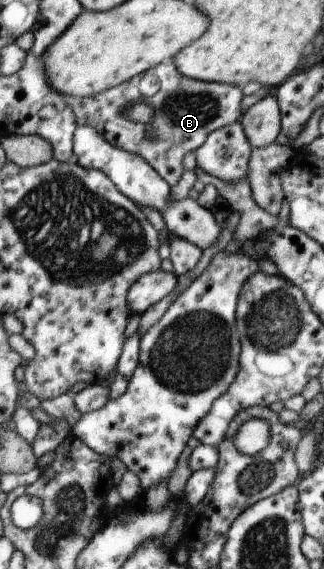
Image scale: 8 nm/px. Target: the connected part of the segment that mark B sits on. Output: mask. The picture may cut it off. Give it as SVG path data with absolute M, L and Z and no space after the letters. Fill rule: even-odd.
M165 60L103 93L80 99L64 97L63 102L71 108L76 126L88 125L106 143L138 154L166 185L172 187L182 175L181 159L186 153L199 149L215 129L239 122L244 114L241 111L243 96L236 86L186 79L175 70L172 62ZM135 101L149 103L155 109L150 123L139 124L121 116L121 111Z

